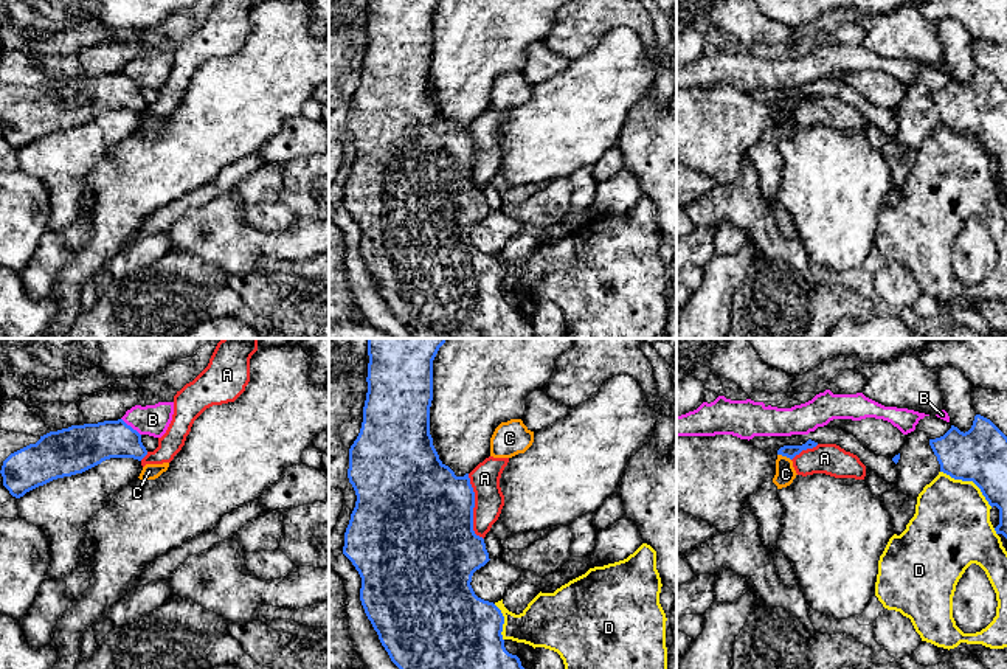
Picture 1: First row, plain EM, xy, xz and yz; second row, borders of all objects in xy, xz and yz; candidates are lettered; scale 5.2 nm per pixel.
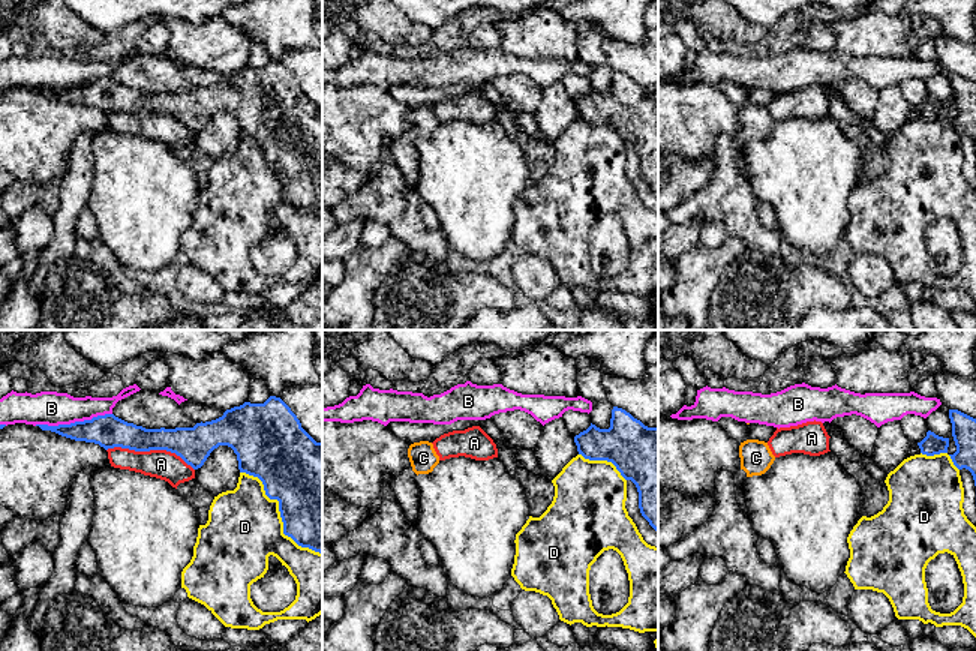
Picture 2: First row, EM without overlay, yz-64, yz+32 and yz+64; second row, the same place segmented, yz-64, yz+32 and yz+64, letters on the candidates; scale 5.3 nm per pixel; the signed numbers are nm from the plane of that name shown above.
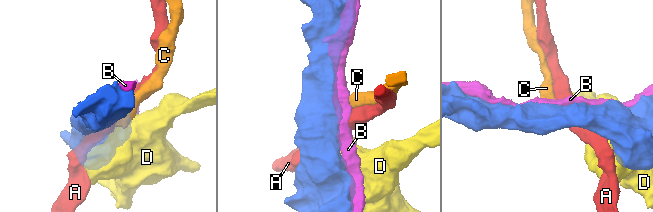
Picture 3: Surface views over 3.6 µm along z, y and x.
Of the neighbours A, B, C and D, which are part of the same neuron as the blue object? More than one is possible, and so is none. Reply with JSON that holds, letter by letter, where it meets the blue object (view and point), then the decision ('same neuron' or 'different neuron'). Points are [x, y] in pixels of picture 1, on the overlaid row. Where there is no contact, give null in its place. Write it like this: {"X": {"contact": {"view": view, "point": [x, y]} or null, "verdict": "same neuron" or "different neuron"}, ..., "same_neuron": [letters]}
{"A": {"contact": {"view": "xz", "point": [474, 506]}, "verdict": "different neuron"}, "B": {"contact": {"view": "xy", "point": [129, 426]}, "verdict": "different neuron"}, "C": {"contact": {"view": "yz", "point": [784, 455]}, "verdict": "different neuron"}, "D": {"contact": {"view": "yz", "point": [968, 480]}, "verdict": "different neuron"}, "same_neuron": []}

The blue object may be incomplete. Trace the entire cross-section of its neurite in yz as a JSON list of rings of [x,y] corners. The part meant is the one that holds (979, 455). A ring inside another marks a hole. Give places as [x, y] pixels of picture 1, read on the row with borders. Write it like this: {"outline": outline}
{"outline": [[[976,414],[968,432],[951,428],[929,439],[940,472],[973,481],[993,508],[999,509],[996,534],[1007,539],[1007,436],[987,418]]]}

